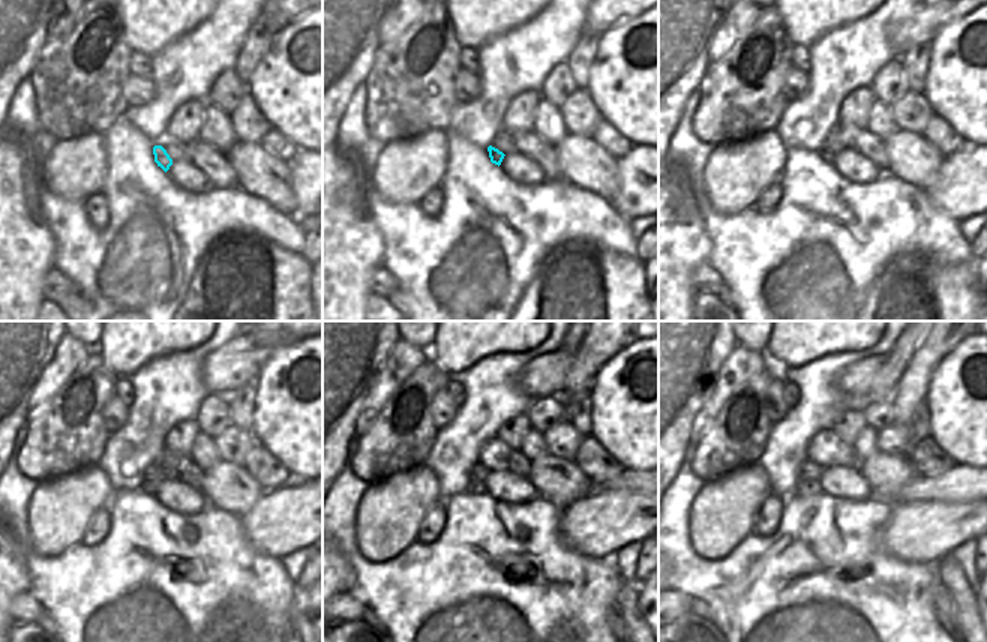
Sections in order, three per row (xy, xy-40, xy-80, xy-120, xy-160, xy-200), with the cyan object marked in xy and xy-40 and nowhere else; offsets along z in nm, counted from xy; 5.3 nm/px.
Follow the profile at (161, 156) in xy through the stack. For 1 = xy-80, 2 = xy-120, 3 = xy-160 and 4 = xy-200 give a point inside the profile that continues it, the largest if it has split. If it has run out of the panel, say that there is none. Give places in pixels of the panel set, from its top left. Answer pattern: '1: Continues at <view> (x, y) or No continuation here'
1: Continues at xy-80 (825, 153)
2: Continues at xy-120 (146, 488)
3: Continues at xy-160 (474, 488)
4: Continues at xy-200 (804, 488)

